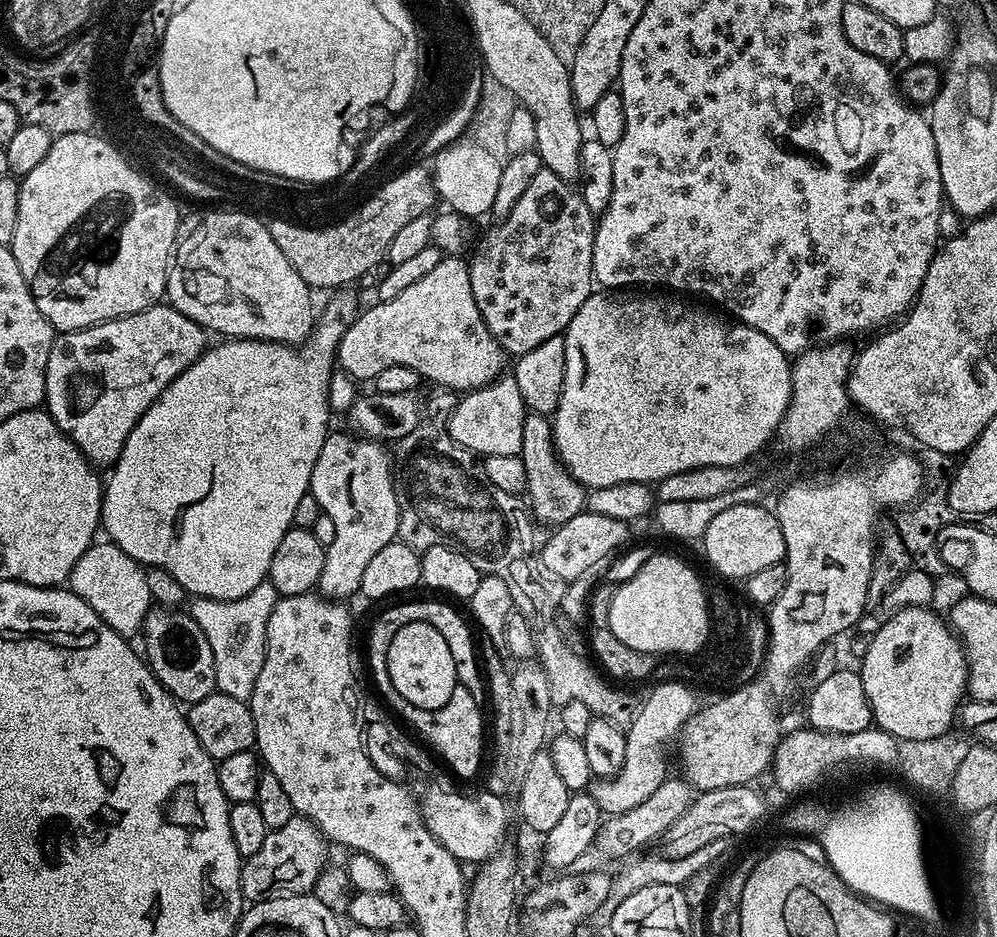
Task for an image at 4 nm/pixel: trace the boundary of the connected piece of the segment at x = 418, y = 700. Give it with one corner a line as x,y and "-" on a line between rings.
410,622
396,631
388,647
388,673
394,690
398,690
406,702
422,710
446,706
450,694
458,687
450,646
446,646
446,638
426,622

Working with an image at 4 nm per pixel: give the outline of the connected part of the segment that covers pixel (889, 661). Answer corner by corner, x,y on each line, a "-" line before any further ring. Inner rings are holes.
931,607
926,608
907,608
906,610
898,610
891,613
881,623
880,629
867,641
868,649
864,648
862,652
862,659
859,661
858,671
862,678
862,686
866,689
866,698
872,707
872,719
875,727
882,731
889,732
896,735
898,738
904,739
938,739
945,735
946,730
958,716
958,709
965,699
966,689
968,686
968,658
964,651
963,643
955,631
950,627
949,621
944,620
938,613
932,612

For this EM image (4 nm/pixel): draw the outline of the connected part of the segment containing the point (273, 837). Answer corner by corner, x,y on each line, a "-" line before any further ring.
299,814
286,826
269,831
266,842
242,864
242,890
245,901
271,900
273,896
298,896
313,891
316,879
329,863
329,841
312,821

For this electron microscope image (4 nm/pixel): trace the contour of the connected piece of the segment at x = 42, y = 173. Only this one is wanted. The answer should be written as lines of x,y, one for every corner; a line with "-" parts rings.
95,131
56,136
50,146
50,154
30,170
20,181
18,194
18,226
14,226
14,238
11,250
26,278
29,290
32,291
38,310
52,324
57,333
73,332
101,324
107,320
117,320
130,314
138,314
152,304
161,303
168,286
168,269
174,260
174,249
178,241
178,216
176,220
177,197
171,191
163,192
148,176
143,176
114,145
103,140

